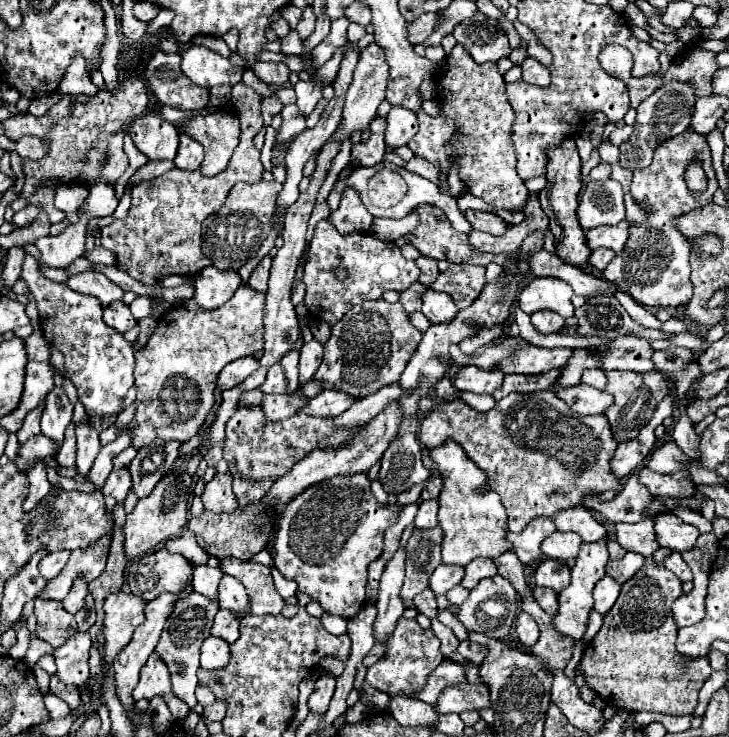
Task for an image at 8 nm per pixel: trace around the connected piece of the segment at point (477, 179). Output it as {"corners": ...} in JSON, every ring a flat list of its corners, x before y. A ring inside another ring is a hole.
{"corners":[[459,44,453,48,447,62,449,72,445,76,435,78,443,114,433,118,419,110,419,132,409,140,407,146,413,150,413,154,429,160,435,166,441,166,445,172,449,170,449,158,457,156,461,164,461,180,469,184,469,192,473,196,483,198,497,210,523,208,529,190,515,172,515,146,511,142,511,126,515,124,515,112,507,102,505,82,497,70,497,64,475,64,471,54,467,54,467,50,463,50,463,46],[453,128,461,130,461,138,455,146,449,146,447,142,453,136]]}

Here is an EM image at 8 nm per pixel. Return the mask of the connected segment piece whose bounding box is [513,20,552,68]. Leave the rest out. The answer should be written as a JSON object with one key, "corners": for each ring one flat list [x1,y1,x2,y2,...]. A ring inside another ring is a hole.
{"corners":[[518,20,513,24,520,37,526,41,527,53,529,56,535,58,537,61,549,68,552,64,552,54,550,51,537,40,535,34,533,34,527,26,521,24]]}

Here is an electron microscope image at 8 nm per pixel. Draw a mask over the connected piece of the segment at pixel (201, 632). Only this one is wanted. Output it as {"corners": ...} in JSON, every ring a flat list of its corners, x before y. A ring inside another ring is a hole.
{"corners":[[191,592,187,598,181,598,175,602,171,618,165,622,165,630,161,634,161,640,157,644,157,654,165,664,169,666,171,672,171,682,173,682,173,692,189,706,195,708,195,688,197,688,197,668,199,668,199,646,201,642,211,634,211,622,219,610,219,600,209,600,207,596,201,596,199,592]]}

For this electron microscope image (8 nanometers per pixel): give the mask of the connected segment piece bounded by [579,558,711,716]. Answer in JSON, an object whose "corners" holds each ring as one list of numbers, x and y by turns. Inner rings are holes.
{"corners":[[651,558,645,560,645,566,623,584,621,594,615,606,605,614,603,628,585,648,579,674,583,676,585,684,595,690,595,694,617,710,627,712,661,712,671,716,685,716,697,708,697,694,703,682,711,676,711,666,707,658,695,658,695,662,687,662,683,666,683,658,675,650,675,636,677,626,671,616,671,604,681,596,681,582,671,574,665,566,655,566]]}

